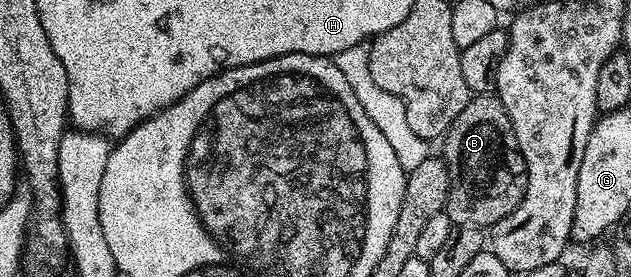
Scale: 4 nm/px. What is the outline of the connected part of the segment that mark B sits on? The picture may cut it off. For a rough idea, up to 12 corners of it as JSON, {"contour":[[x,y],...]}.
{"contour":[[471,95],[445,136],[451,225],[493,226],[526,193],[497,95]]}

